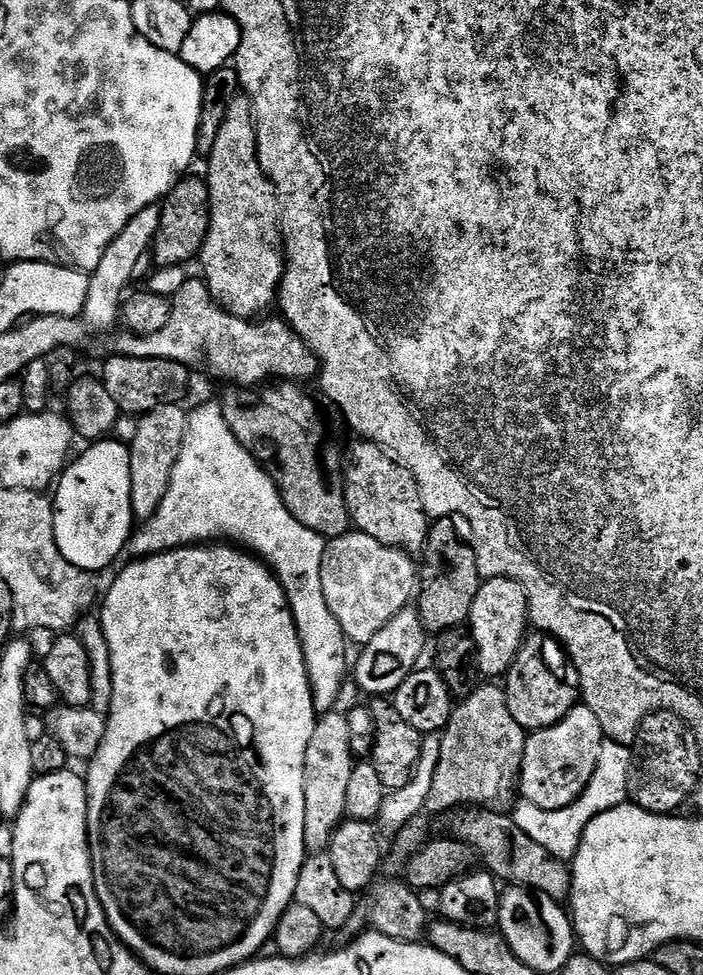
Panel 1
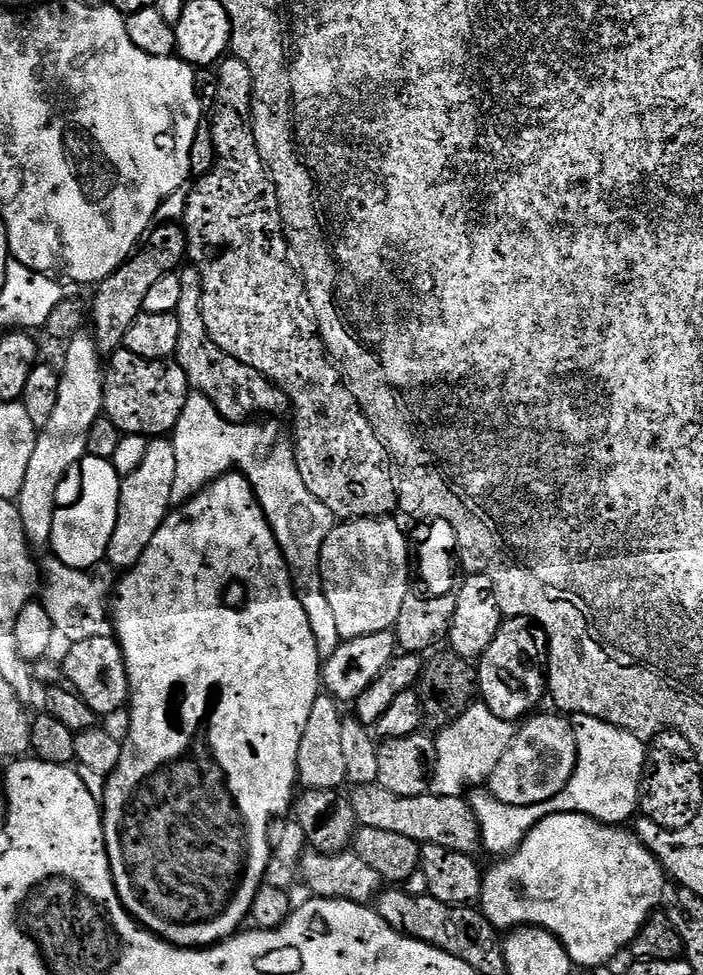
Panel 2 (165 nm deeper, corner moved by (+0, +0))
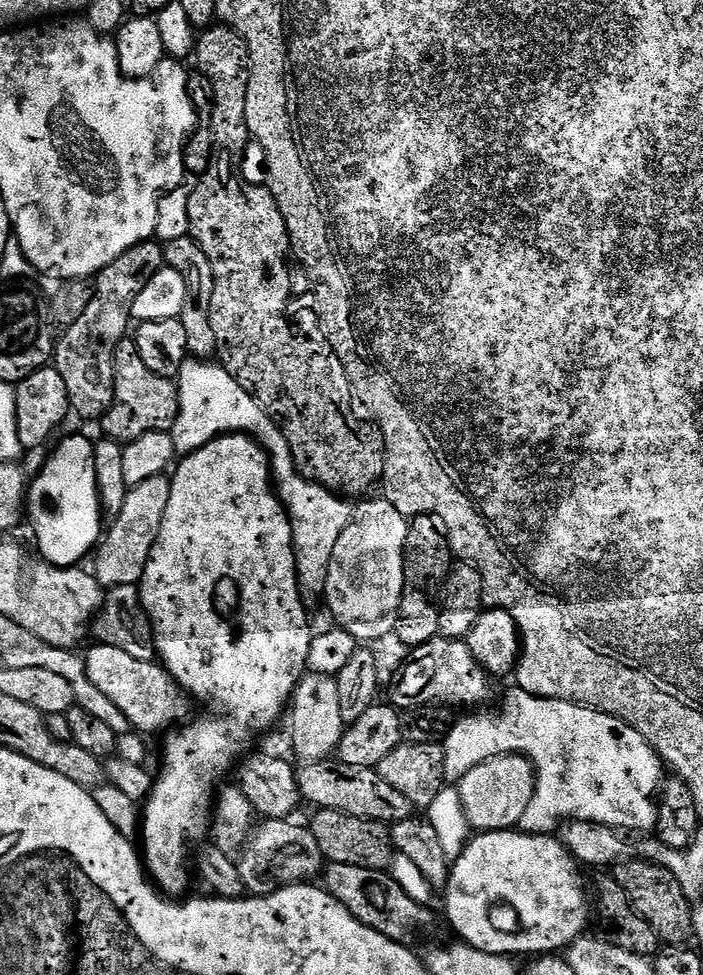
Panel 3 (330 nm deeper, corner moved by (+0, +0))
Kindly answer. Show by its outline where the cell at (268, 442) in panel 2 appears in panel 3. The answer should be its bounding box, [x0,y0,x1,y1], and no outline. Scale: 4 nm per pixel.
[171,358,353,601]

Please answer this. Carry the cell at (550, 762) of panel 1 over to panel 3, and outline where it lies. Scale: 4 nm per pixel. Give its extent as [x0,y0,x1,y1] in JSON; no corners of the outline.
[458,754,536,832]

